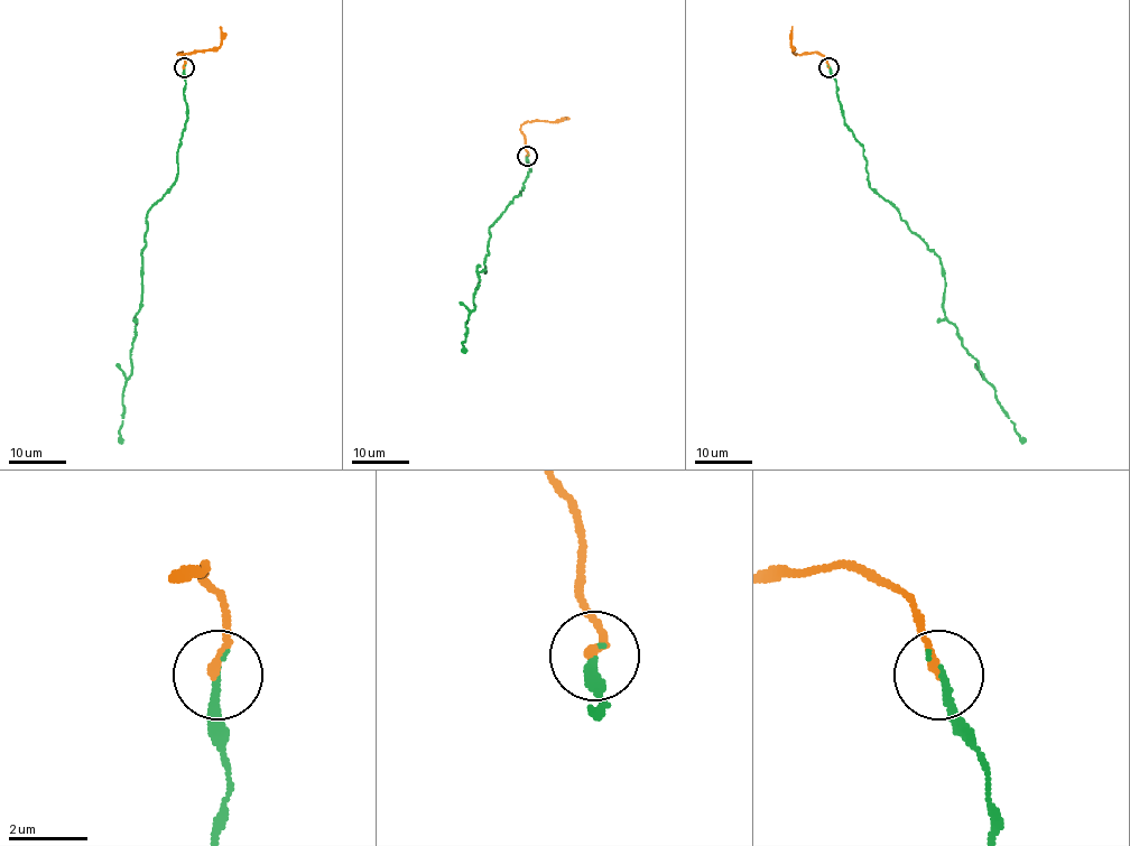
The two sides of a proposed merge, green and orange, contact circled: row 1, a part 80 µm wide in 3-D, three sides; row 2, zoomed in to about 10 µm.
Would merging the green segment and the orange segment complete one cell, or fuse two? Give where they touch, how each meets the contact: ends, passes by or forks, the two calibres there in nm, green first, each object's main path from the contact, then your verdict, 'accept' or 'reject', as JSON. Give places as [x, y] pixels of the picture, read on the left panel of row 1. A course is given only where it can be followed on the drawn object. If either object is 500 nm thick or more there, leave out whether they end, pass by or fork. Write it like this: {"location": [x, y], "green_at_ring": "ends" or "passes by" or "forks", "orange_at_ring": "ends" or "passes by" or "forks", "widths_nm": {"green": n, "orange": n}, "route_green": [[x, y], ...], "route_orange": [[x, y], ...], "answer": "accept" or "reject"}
{"location": [184, 67], "green_at_ring": "ends", "orange_at_ring": "ends", "widths_nm": {"green": 190, "orange": 200}, "route_green": [[184, 68], [186, 122], [178, 146], [178, 174], [147, 214], [132, 372], [122, 391], [122, 443]], "route_orange": [[184, 68], [182, 53], [178, 54], [216, 49], [222, 39], [219, 27]], "answer": "accept"}

